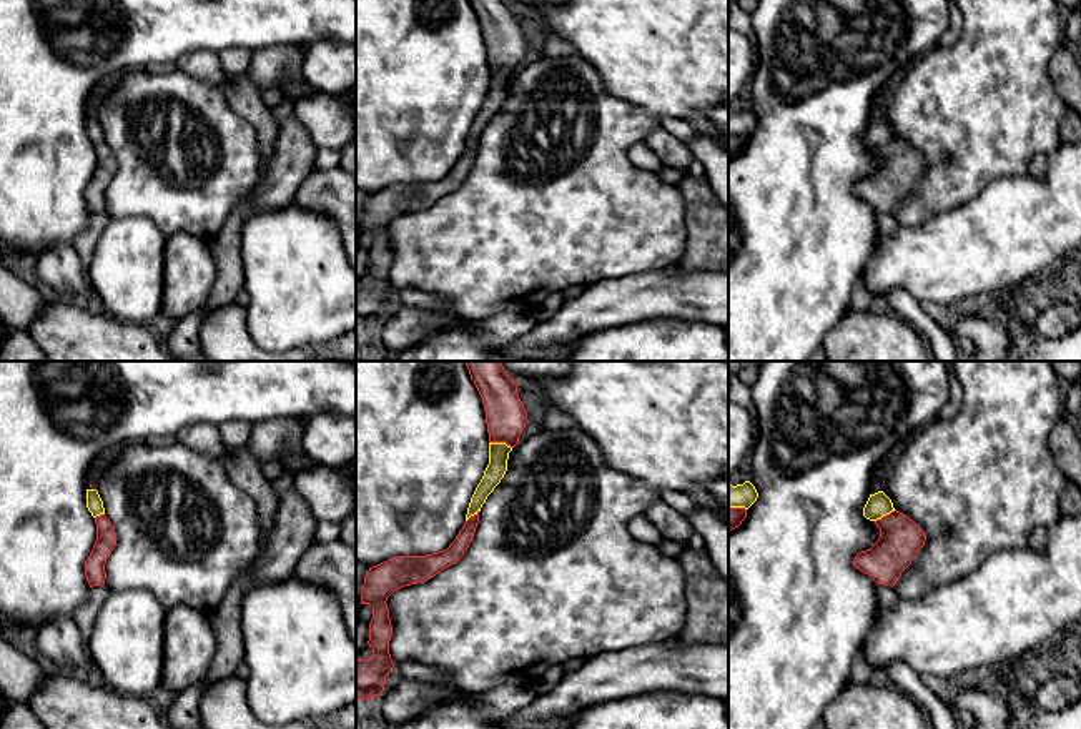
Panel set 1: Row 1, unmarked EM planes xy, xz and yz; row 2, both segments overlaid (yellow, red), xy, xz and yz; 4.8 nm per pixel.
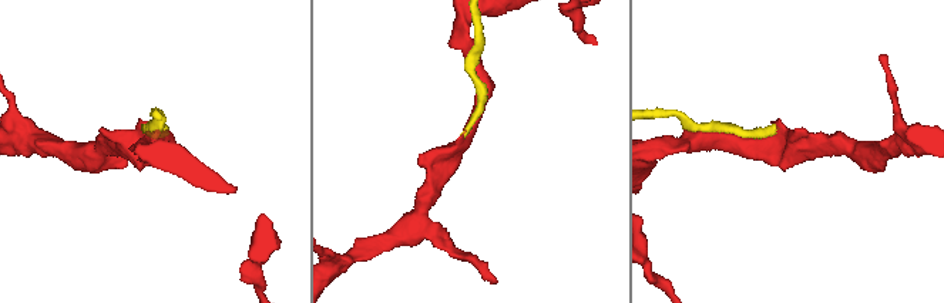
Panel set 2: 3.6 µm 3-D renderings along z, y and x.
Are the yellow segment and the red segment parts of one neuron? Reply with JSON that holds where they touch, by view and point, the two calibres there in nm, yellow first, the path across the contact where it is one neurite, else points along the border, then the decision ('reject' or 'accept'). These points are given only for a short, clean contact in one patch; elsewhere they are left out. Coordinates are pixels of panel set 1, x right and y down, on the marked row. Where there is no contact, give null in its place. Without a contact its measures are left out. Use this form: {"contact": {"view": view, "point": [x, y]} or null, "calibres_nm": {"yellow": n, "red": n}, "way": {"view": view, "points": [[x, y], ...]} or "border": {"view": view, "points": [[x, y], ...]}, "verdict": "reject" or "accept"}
{"contact": {"view": "xz", "point": [501, 443]}, "calibres_nm": {"yellow": 100, "red": 200}, "verdict": "accept"}

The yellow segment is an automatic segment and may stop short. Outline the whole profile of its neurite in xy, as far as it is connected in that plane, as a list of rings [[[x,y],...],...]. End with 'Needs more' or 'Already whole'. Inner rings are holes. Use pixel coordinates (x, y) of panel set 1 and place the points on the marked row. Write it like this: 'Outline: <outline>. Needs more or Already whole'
Outline: [[[86,489],[86,508],[96,523],[96,541],[85,561],[85,576],[90,588],[93,588],[105,584],[105,564],[116,546],[116,533],[110,519],[105,516],[103,501],[96,489]]]. Needs more

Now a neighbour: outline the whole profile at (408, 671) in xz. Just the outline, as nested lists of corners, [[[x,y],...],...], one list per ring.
[[[397,662],[394,664],[392,671],[402,681],[451,686],[447,676],[442,671],[431,666],[419,664],[419,662]]]

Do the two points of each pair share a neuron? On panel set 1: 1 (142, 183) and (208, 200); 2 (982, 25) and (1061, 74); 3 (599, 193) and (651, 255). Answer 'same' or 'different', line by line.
1: same
2: different
3: same

